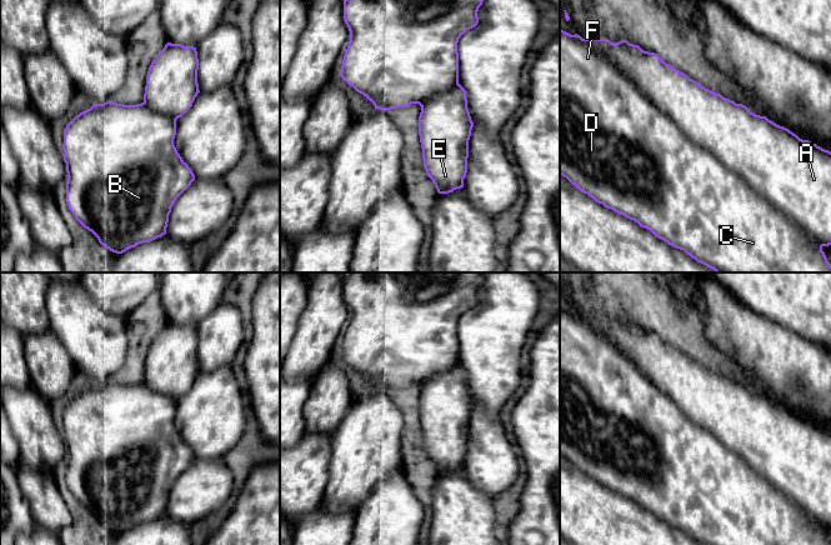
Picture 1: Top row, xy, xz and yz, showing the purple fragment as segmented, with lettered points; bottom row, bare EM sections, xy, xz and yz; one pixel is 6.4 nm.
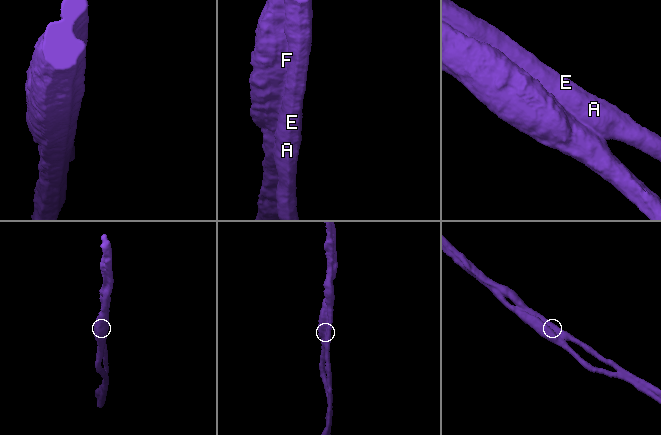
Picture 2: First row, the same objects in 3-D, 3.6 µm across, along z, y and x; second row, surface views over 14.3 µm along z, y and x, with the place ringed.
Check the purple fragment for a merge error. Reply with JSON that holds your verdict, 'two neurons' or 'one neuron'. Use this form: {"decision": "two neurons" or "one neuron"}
{"decision": "two neurons"}

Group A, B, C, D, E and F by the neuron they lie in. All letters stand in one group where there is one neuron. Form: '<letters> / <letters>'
A E / B C D F

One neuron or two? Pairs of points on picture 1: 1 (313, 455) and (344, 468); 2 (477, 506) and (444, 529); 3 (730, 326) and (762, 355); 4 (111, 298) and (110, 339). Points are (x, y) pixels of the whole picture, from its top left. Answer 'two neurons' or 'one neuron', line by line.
1: two neurons
2: one neuron
3: one neuron
4: two neurons

